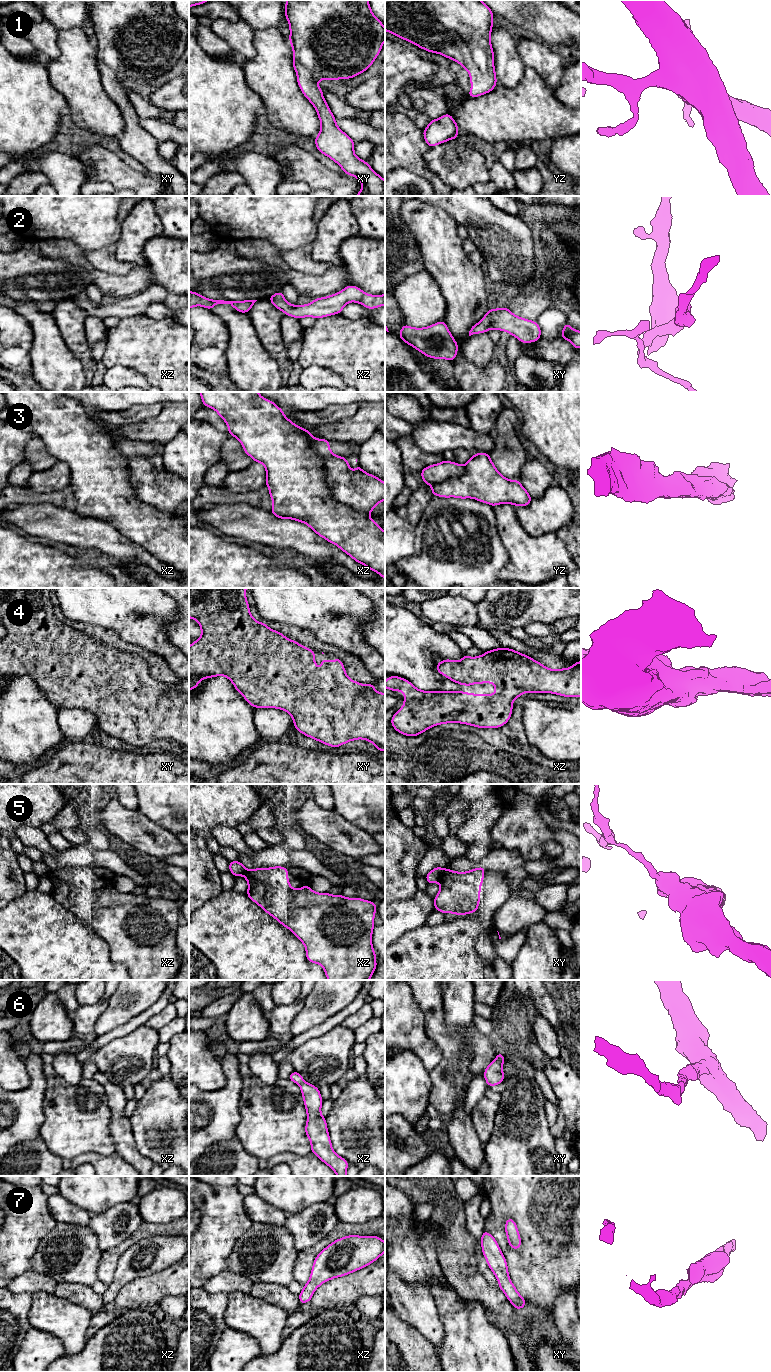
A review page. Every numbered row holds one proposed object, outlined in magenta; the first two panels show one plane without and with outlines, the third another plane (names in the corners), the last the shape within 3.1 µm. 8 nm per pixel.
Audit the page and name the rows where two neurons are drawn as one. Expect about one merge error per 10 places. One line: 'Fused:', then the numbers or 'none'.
Fused: 5

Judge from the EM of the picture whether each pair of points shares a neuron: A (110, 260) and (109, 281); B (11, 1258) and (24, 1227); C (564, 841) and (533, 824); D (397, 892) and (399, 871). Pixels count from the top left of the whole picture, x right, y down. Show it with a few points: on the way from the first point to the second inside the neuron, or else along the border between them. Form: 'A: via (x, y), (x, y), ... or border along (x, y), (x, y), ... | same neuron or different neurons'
A: border along (88, 262), (101, 271), (119, 275), (132, 268) | different neurons
B: via (13, 1250), (20, 1235) | same neuron
C: border along (548, 827), (553, 838) | different neurons
D: via (397, 887), (397, 876) | same neuron

